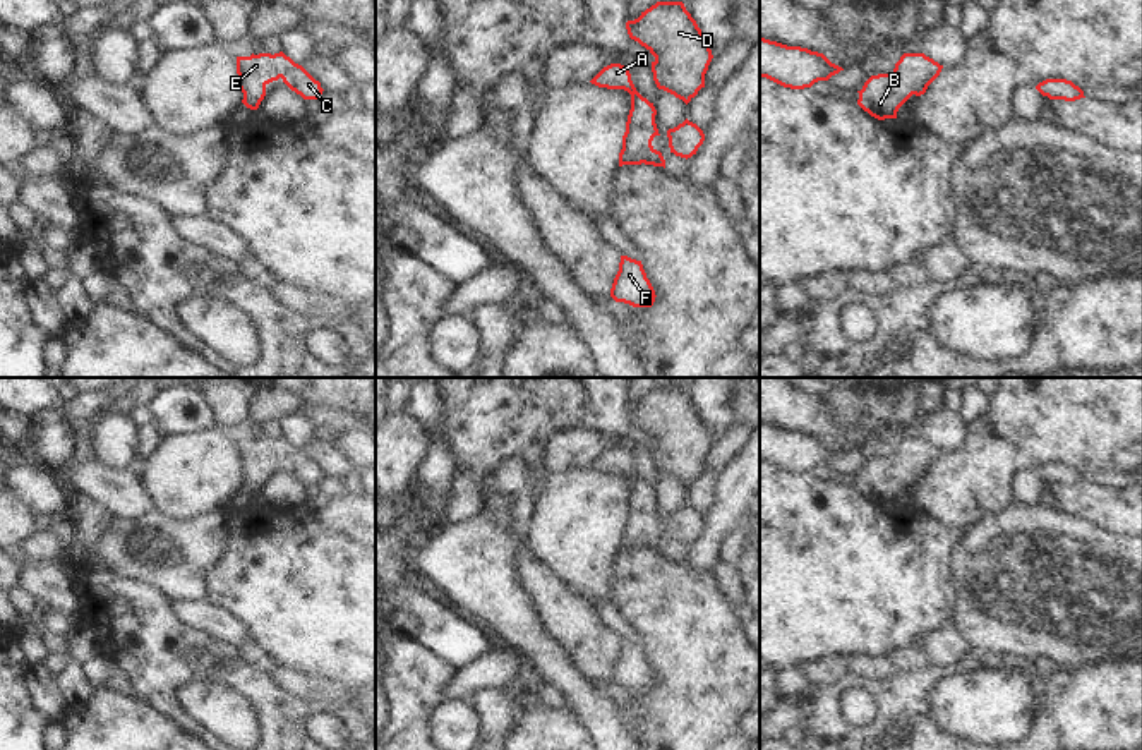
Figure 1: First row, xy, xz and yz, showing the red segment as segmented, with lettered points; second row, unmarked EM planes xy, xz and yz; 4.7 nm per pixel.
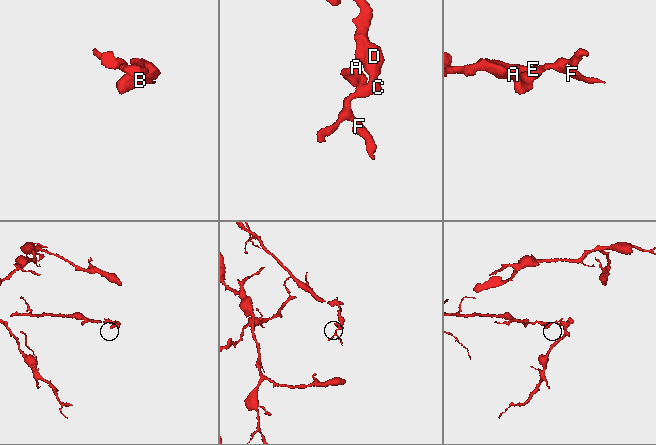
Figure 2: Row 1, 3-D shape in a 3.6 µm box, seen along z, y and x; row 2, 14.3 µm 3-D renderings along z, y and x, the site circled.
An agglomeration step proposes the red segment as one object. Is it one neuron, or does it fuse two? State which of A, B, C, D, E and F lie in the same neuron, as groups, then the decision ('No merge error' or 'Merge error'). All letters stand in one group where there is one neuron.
Groups: A B C D E F. No merge error.

